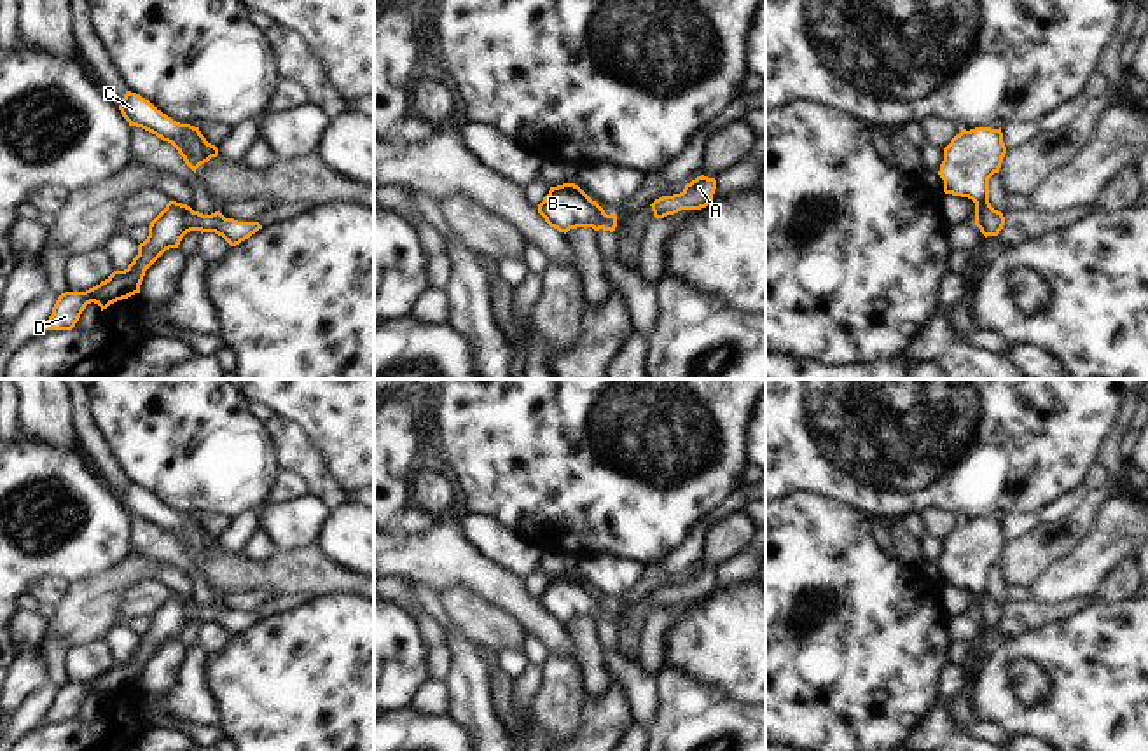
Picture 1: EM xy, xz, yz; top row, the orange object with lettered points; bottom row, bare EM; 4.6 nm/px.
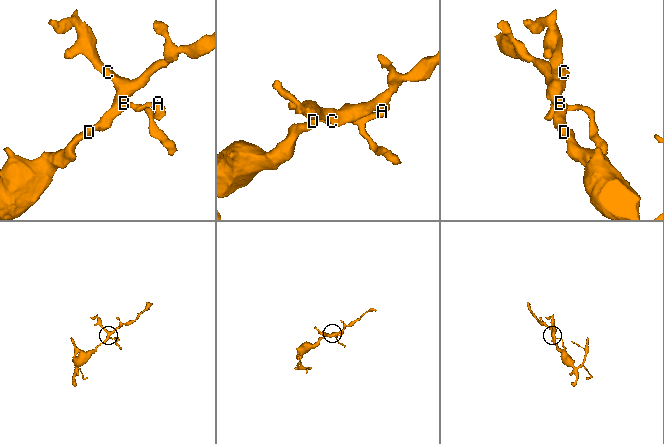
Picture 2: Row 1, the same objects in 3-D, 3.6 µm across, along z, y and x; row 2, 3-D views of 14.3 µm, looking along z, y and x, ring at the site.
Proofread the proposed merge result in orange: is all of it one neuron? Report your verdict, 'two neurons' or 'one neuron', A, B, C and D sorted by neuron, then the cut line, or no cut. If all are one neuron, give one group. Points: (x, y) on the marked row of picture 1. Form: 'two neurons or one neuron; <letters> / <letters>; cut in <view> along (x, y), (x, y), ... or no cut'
one neuron; A B C D; no cut

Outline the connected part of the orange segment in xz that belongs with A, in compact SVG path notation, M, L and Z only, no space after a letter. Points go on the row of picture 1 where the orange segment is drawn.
M704 175L697 176L680 194L662 196L650 206L655 218L674 215L681 210L701 210L713 201L716 180Z

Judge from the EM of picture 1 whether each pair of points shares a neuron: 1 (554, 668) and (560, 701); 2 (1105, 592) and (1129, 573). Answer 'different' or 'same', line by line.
1: same
2: same

